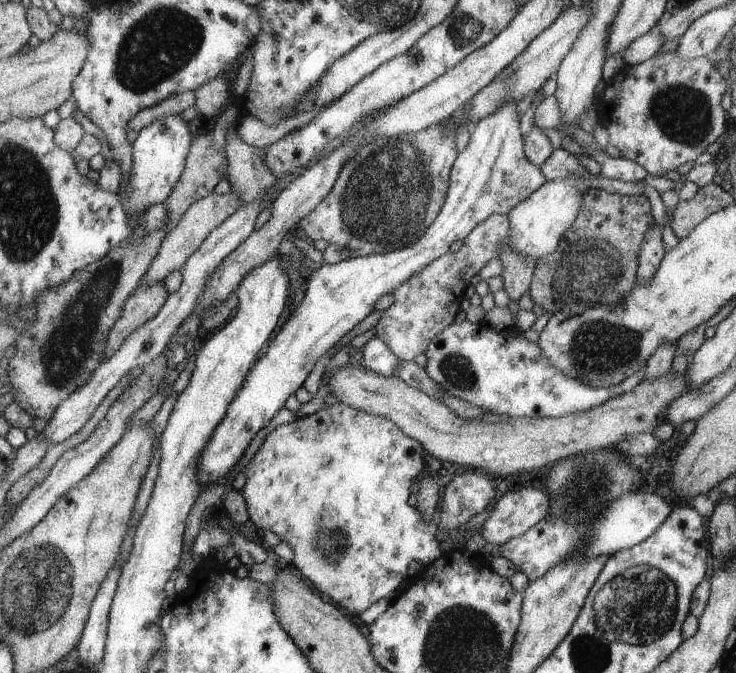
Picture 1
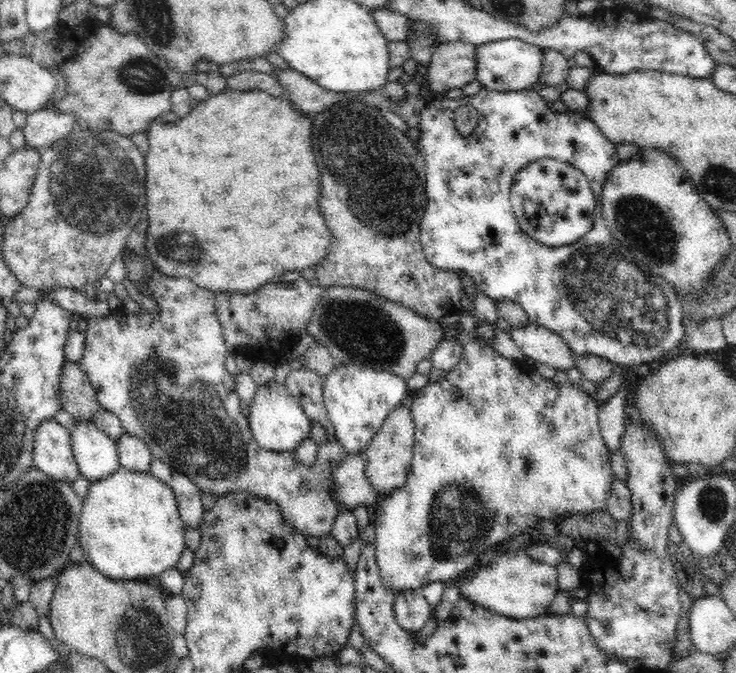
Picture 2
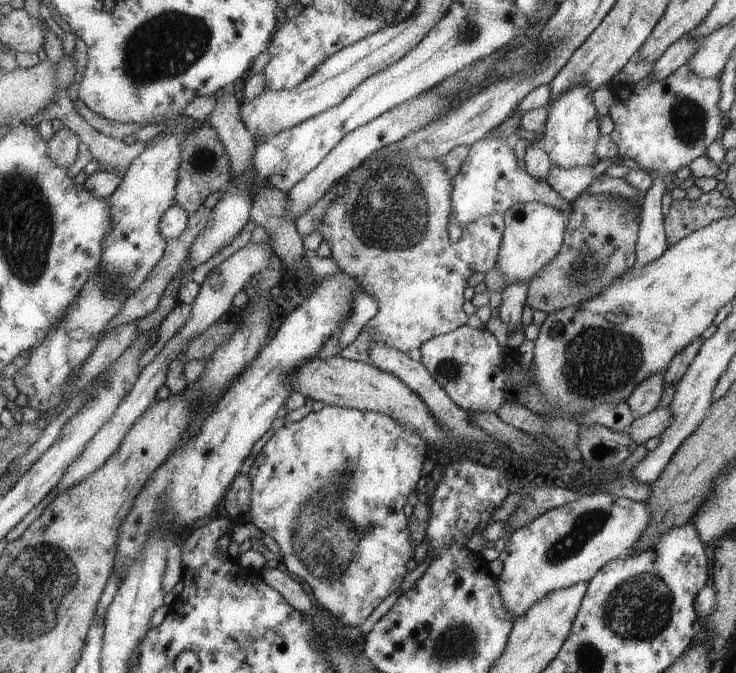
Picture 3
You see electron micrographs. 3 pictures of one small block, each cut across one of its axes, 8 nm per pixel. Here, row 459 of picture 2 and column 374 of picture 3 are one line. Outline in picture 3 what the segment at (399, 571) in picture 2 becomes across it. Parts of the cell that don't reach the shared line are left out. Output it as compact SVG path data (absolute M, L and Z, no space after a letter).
M325 405L318 412L310 412L304 416L300 422L292 424L286 423L282 428L276 430L276 433L258 453L252 468L248 473L250 476L252 494L251 506L248 516L248 522L256 526L262 534L271 536L280 547L281 562L286 570L294 578L301 581L304 590L309 591L314 604L321 609L328 611L340 625L340 636L345 638L346 644L350 644L356 655L363 653L365 636L360 631L362 622L376 610L376 606L390 596L392 592L400 589L400 584L406 576L406 564L412 556L420 556L422 550L415 549L410 533L408 518L404 514L404 504L408 502L408 496L416 488L422 472L422 464L426 460L426 440L420 433L412 429L408 424L401 424L385 413L360 411L347 407L335 405Z

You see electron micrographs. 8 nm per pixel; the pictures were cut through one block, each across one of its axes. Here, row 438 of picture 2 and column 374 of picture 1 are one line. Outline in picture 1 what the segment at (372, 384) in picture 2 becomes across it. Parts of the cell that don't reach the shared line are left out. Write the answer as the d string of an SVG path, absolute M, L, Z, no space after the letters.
M372 337L365 346L361 347L361 351L363 357L358 365L384 376L397 374L396 369L400 360L382 339Z

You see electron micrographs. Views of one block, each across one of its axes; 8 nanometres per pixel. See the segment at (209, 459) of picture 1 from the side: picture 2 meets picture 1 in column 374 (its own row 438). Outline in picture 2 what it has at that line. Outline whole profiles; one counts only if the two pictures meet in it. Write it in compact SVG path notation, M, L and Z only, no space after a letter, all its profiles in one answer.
M273 380L257 386L254 398L248 402L249 427L258 445L276 453L291 453L303 438L310 436L311 419L307 417L300 403L287 391L285 384Z

